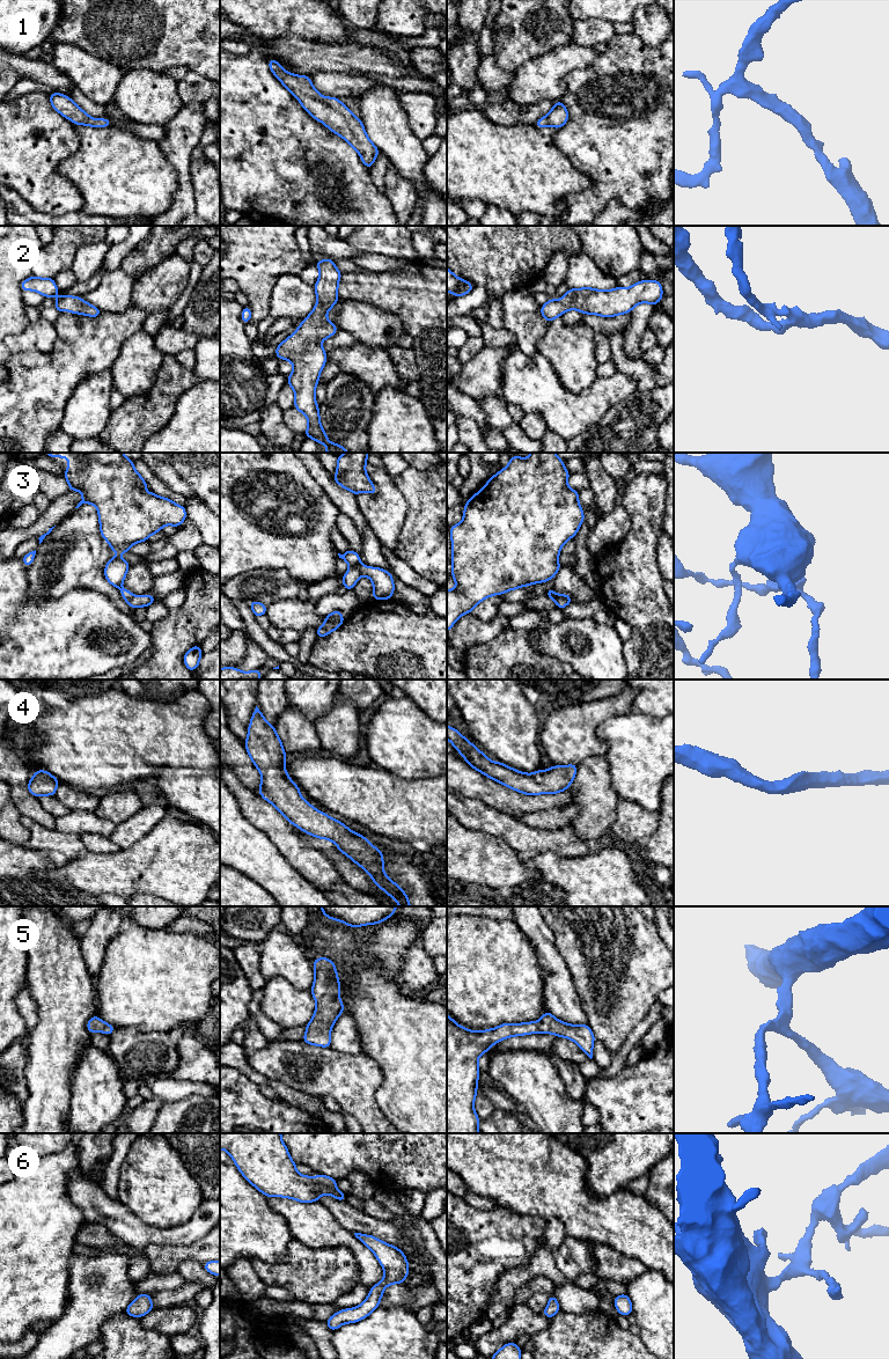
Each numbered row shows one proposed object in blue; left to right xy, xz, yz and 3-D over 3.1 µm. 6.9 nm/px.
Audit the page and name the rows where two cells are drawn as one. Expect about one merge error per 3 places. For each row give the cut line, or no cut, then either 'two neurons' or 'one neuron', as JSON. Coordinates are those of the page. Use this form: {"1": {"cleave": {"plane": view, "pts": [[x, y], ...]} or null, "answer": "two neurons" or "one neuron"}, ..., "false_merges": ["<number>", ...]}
{"1": {"cleave": null, "answer": "one neuron"}, "2": {"cleave": null, "answer": "one neuron"}, "3": {"cleave": {"plane": "xz", "pts": [[351, 566], [354, 566], [360, 574]]}, "answer": "two neurons"}, "4": {"cleave": null, "answer": "one neuron"}, "5": {"cleave": null, "answer": "one neuron"}, "6": {"cleave": null, "answer": "one neuron"}, "false_merges": ["3"]}

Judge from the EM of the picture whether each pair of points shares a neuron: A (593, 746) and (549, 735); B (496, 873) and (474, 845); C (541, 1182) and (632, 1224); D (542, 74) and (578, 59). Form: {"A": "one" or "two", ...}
{"A": "one", "B": "one", "C": "one", "D": "one"}

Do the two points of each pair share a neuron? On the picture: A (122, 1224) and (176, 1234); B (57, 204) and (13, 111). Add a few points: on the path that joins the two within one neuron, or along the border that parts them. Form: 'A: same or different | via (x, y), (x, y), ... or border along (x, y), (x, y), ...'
A: same | via (136, 1233), (162, 1234)
B: same | via (37, 181), (15, 134)

